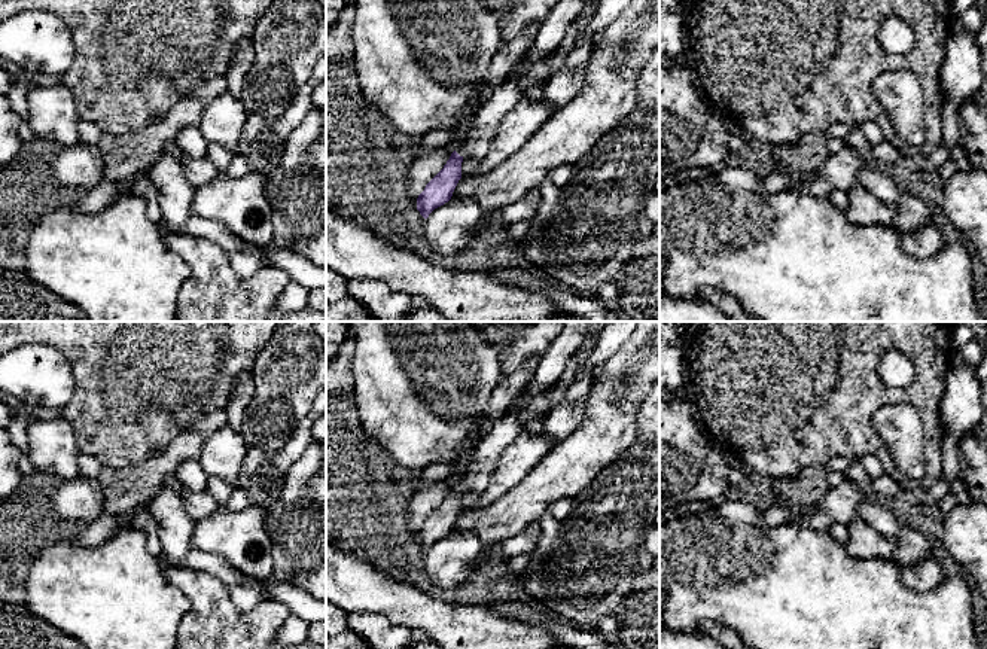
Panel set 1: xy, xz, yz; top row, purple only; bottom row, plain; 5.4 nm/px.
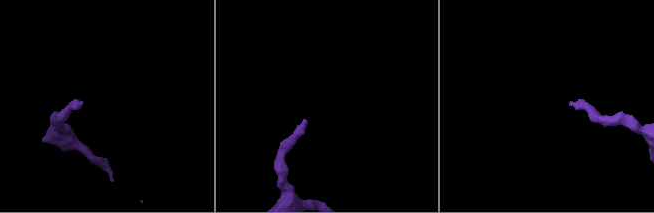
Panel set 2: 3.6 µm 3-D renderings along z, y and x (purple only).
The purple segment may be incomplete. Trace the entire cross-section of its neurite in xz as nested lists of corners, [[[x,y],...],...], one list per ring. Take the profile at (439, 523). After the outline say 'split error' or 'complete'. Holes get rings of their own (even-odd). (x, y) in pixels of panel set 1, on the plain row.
[[[509,408],[509,411],[491,426],[488,433],[478,441],[470,467],[454,481],[444,502],[426,518],[417,531],[417,543],[424,552],[427,552],[435,542],[451,533],[461,512],[463,493],[481,494],[487,488],[502,454],[514,444],[523,430],[518,411]]]; split error

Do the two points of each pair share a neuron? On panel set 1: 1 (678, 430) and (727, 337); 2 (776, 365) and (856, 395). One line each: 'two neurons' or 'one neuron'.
1: two neurons
2: one neuron

